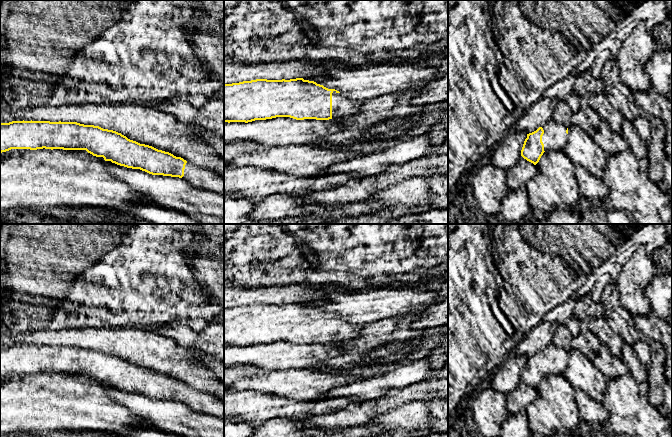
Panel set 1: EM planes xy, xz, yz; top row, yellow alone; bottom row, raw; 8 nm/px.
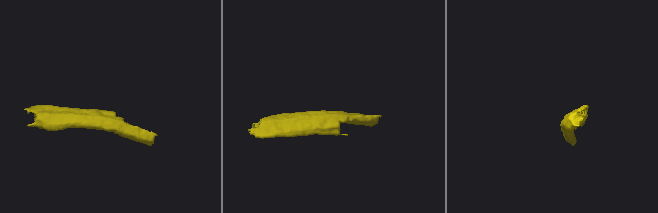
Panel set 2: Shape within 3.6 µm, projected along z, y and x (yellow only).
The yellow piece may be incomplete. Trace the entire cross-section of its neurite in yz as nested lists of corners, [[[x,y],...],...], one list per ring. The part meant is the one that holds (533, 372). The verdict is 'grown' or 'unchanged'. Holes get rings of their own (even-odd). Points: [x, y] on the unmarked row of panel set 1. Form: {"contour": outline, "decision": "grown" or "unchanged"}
{"contour": [[[550,343],[536,355],[527,358],[521,380],[536,389],[545,375],[563,375],[568,365],[568,352]]], "decision": "grown"}

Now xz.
{"contour": [[[296,302],[290,304],[256,303],[224,308],[224,346],[252,346],[276,341],[296,344],[347,342],[358,338],[364,325],[351,324],[335,313],[328,313],[314,305]]], "decision": "grown"}

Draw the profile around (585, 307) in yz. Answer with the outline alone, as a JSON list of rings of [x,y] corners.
[[[591,293],[576,300],[573,312],[580,320],[605,317],[602,305],[593,300]]]

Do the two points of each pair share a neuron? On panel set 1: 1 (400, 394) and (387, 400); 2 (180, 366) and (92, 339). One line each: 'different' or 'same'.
1: same
2: same

